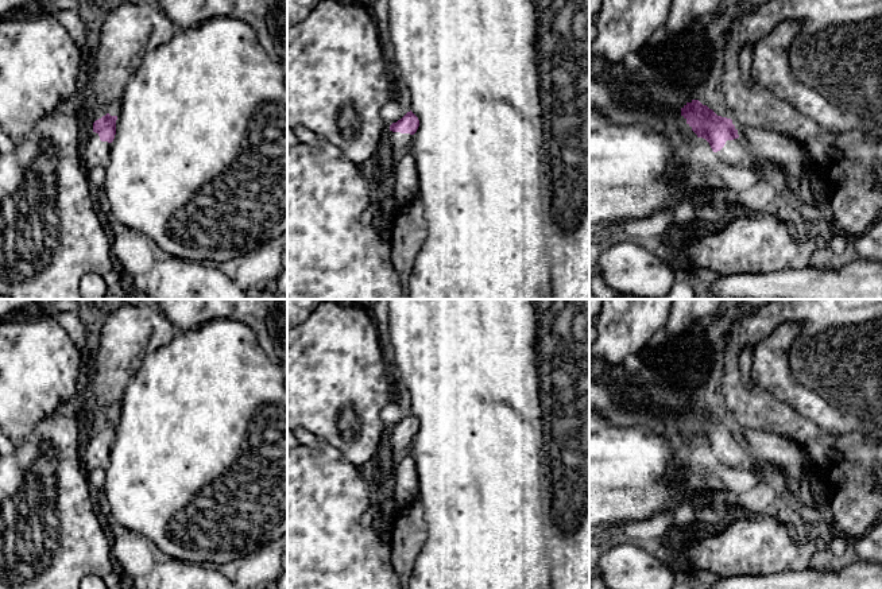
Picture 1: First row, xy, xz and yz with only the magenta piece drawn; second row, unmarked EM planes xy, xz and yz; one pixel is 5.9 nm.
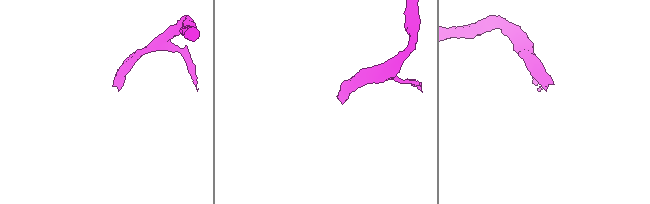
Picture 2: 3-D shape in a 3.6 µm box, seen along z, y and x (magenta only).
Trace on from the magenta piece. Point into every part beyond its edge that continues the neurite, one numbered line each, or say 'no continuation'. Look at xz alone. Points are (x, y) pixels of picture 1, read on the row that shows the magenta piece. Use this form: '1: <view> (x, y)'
1: xz (399, 142)

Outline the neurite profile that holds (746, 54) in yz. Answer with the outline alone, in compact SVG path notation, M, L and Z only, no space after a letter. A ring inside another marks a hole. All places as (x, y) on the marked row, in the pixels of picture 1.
M747 43L740 54L739 54L739 67L740 67L740 75L743 82L747 86L753 85L753 77L751 77L751 62L753 62L753 47L750 43Z

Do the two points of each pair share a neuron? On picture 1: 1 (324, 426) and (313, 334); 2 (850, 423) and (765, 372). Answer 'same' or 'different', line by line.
1: same
2: same

